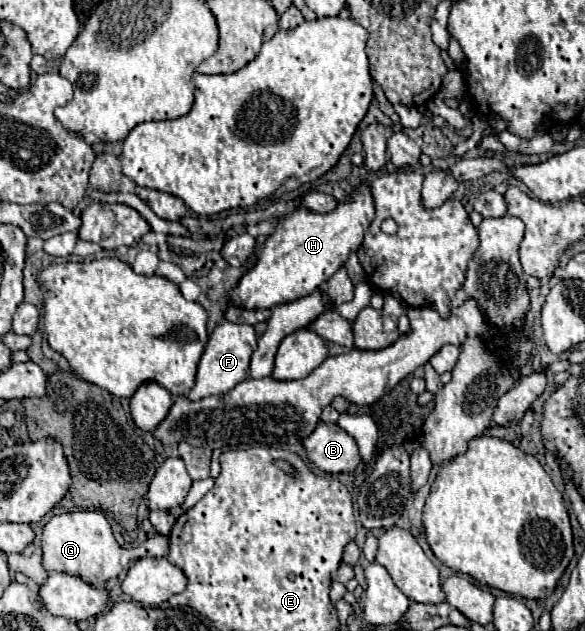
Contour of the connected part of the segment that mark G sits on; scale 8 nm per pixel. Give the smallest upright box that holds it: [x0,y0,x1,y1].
[41,510,133,586]

